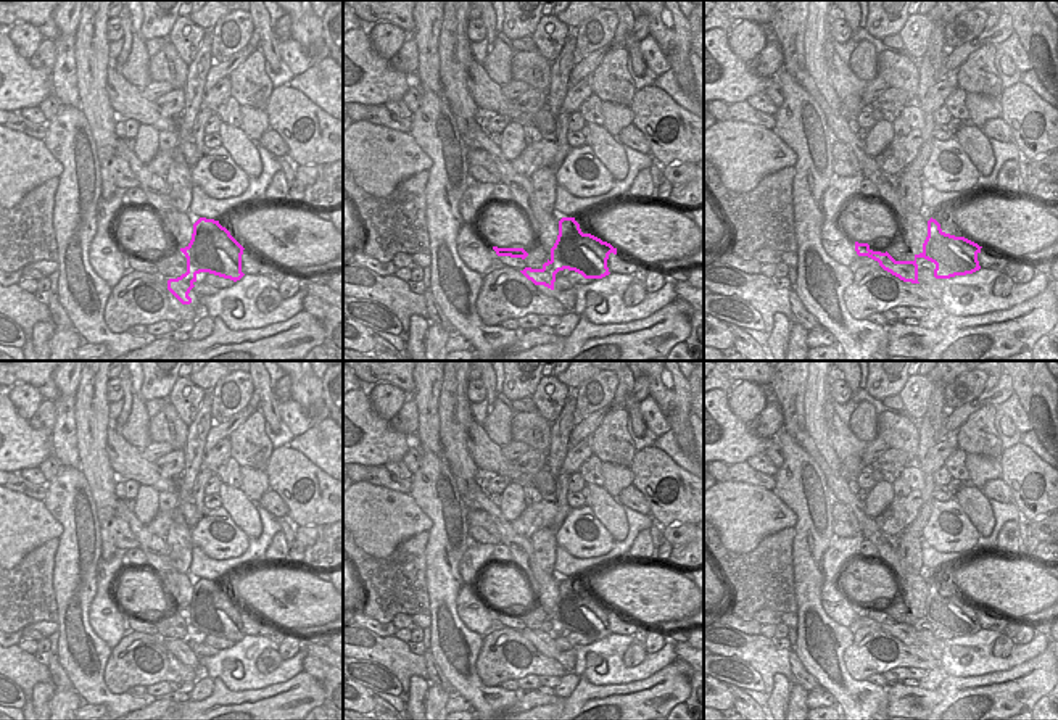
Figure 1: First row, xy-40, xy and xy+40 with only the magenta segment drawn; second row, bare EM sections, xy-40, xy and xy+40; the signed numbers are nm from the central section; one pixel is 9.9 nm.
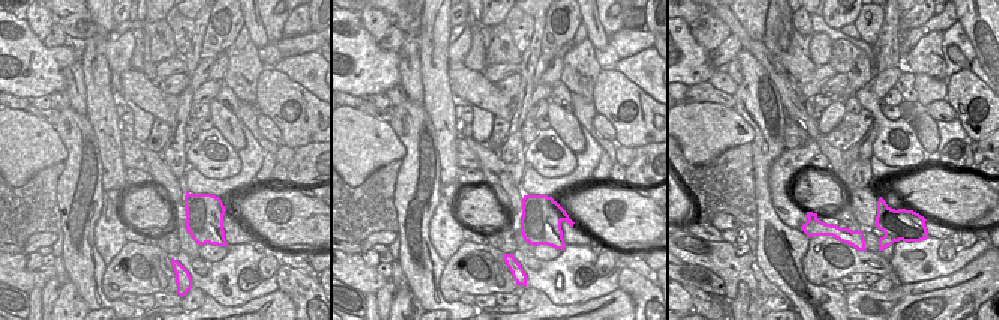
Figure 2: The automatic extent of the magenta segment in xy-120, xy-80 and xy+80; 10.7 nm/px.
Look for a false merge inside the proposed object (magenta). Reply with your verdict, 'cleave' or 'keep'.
cleave

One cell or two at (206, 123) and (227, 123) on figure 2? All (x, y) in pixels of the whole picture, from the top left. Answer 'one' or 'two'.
two

